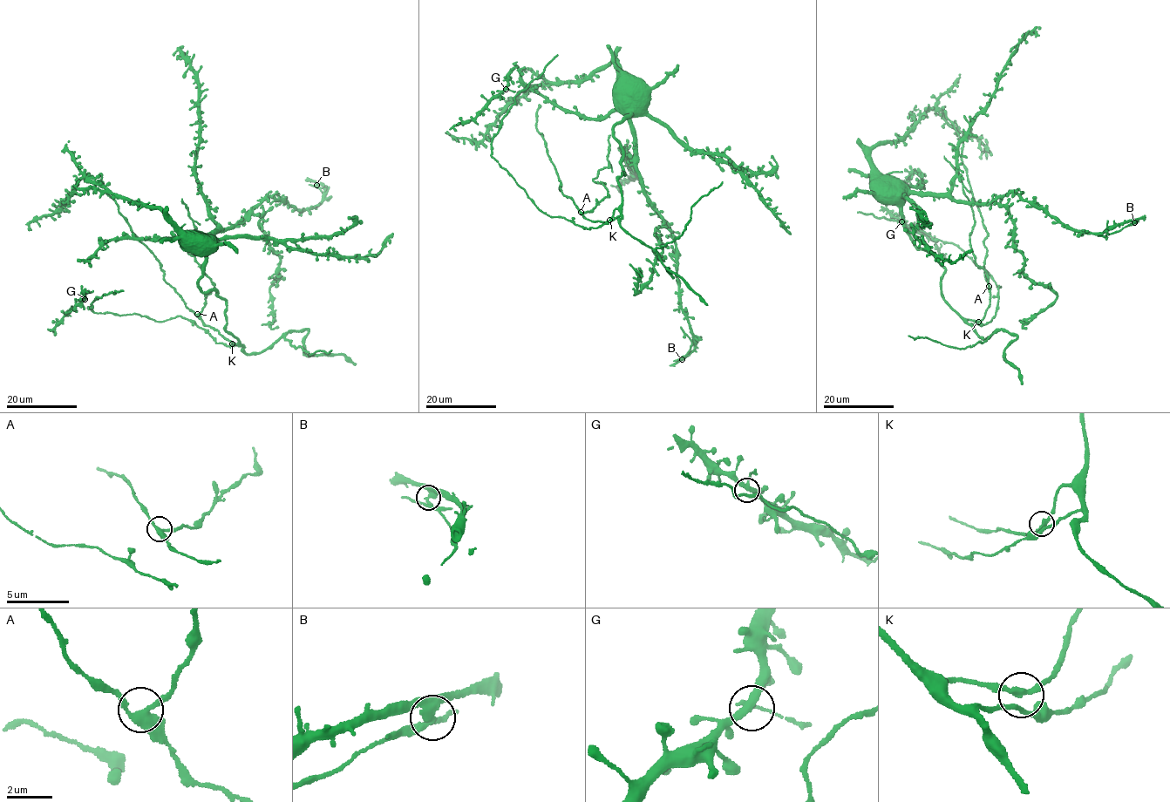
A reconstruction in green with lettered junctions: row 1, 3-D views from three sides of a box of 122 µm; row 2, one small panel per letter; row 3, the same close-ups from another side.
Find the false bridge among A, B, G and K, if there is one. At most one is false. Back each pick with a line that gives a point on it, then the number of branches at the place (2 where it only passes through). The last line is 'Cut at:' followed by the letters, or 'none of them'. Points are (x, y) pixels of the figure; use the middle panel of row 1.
B: (682, 359) | 4
Cut at: B

